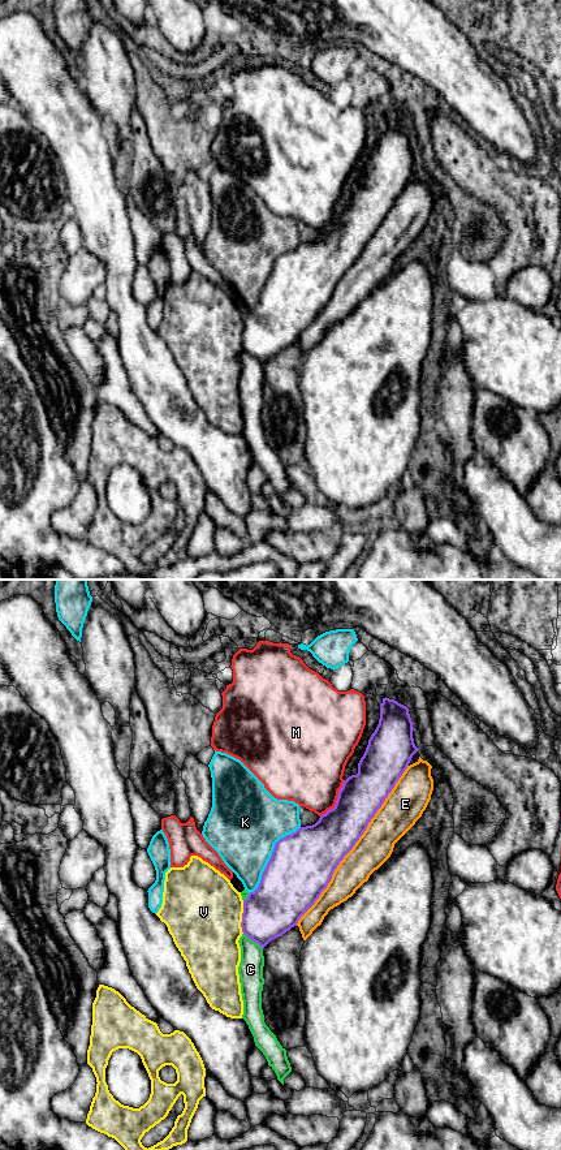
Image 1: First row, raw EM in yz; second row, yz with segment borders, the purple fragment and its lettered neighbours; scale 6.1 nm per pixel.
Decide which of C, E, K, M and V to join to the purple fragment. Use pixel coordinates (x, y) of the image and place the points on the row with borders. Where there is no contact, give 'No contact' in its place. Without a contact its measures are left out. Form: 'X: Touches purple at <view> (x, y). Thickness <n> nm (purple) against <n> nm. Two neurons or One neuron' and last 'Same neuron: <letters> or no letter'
C: Touches purple at yz (253, 940). Thickness 320 nm (purple) against 150 nm. Two neurons
E: Touches purple at yz (354, 844). Thickness 320 nm (purple) against 220 nm. One neuron
K: Touches purple at yz (271, 857). Thickness 400 nm (purple) against 440 nm. Two neurons
M: Touches purple at yz (336, 801). Thickness 280 nm (purple) against 420 nm. Two neurons
V: Touches purple at yz (242, 917). Thickness 320 nm (purple) against 480 nm. Two neurons
Same neuron: E

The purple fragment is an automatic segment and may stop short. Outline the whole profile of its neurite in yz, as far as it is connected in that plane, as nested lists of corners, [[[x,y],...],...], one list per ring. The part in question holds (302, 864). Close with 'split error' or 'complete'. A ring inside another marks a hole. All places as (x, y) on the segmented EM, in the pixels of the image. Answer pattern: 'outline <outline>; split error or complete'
outline [[[383,698],[379,724],[358,763],[358,774],[344,781],[335,807],[320,815],[315,824],[299,827],[275,844],[258,888],[243,900],[241,927],[247,938],[264,948],[271,940],[298,926],[306,940],[331,909],[351,897],[390,857],[394,844],[422,817],[433,791],[432,766],[420,757],[415,763],[410,763],[418,751],[413,729],[409,708],[394,699]]]; split error

